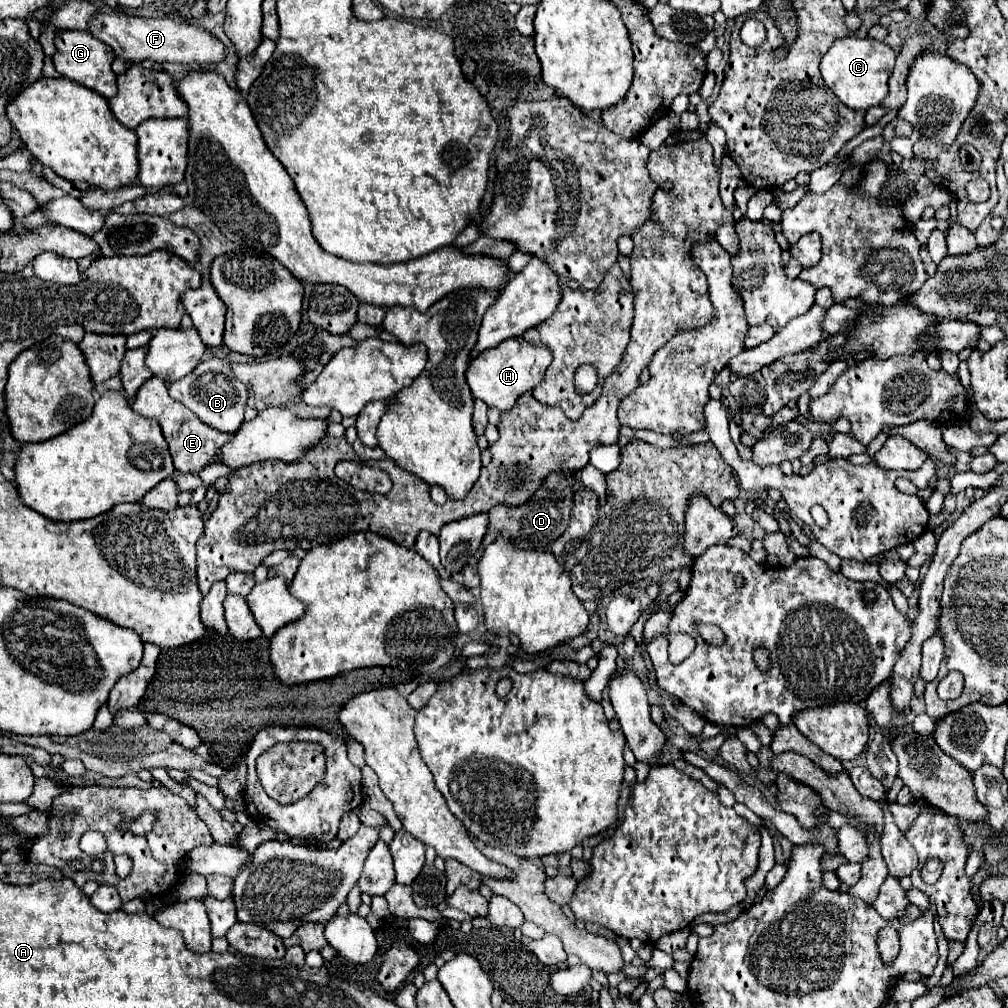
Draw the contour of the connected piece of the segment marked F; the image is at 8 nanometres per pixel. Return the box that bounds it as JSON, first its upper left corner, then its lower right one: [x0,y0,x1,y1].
[89,14,227,66]

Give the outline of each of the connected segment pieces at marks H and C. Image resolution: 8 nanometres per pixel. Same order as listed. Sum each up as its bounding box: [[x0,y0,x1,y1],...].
[[467,338,553,412],[819,38,895,110]]

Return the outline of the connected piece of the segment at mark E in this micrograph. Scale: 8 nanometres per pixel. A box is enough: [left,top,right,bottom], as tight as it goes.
[131,376,233,474]

